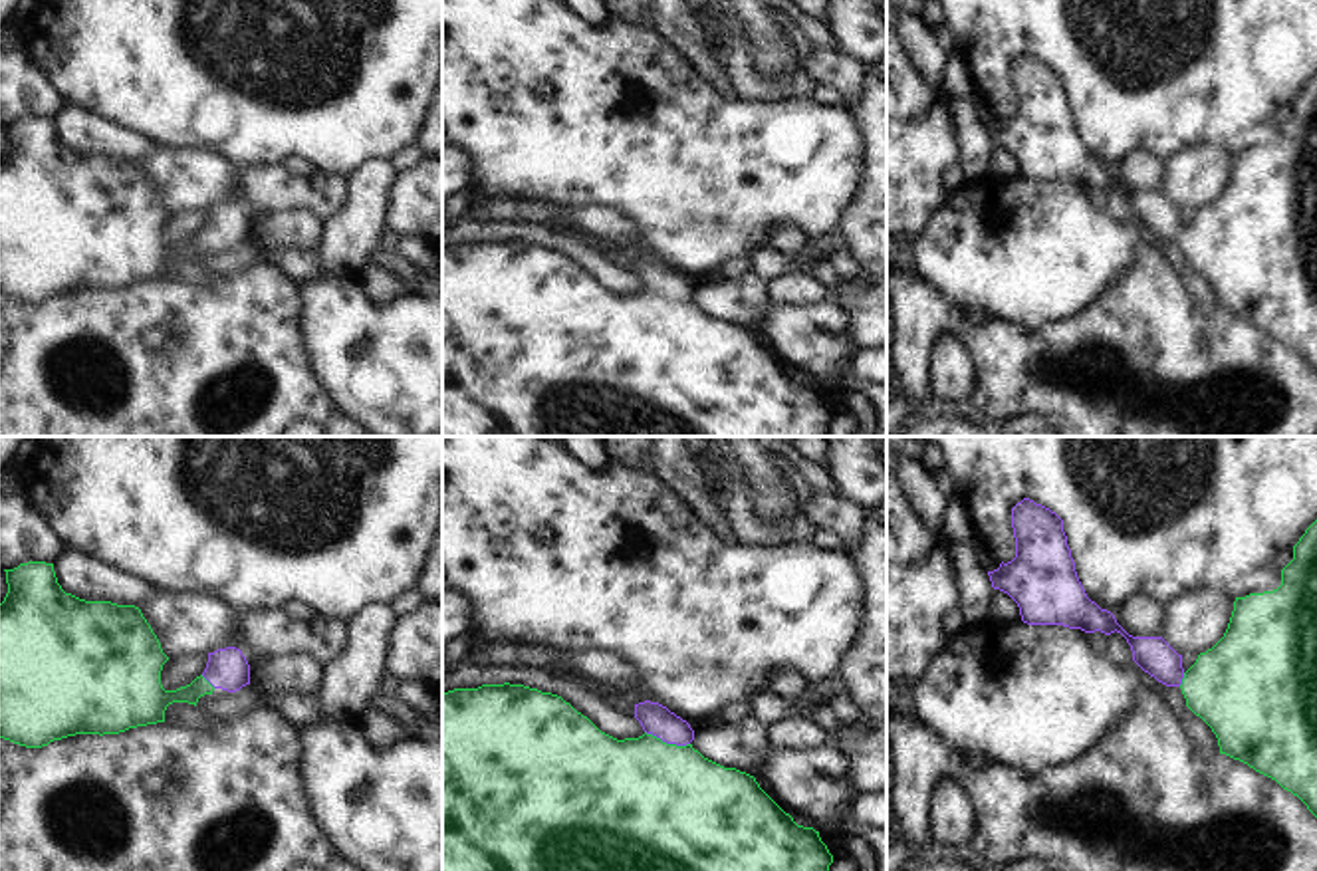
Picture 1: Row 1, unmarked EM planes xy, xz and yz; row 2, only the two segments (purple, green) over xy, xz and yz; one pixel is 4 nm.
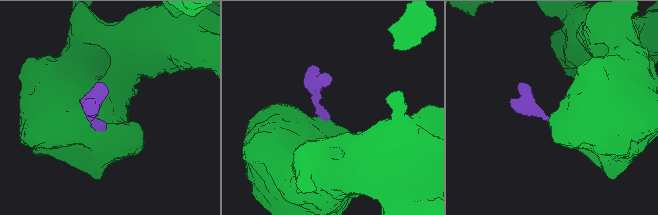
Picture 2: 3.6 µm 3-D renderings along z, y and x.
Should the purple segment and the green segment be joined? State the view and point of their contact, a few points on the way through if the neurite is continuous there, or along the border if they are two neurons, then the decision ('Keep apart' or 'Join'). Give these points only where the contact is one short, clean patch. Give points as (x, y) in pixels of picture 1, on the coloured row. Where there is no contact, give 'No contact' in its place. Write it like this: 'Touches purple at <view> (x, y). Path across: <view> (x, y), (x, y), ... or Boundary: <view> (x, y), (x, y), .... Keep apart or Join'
Touches purple at xz (667, 743). Path across: xz (655, 719), (667, 743), (651, 802). Join

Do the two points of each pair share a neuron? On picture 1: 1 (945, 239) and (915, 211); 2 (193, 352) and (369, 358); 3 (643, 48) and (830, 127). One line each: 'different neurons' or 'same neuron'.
1: different neurons
2: different neurons
3: same neuron

